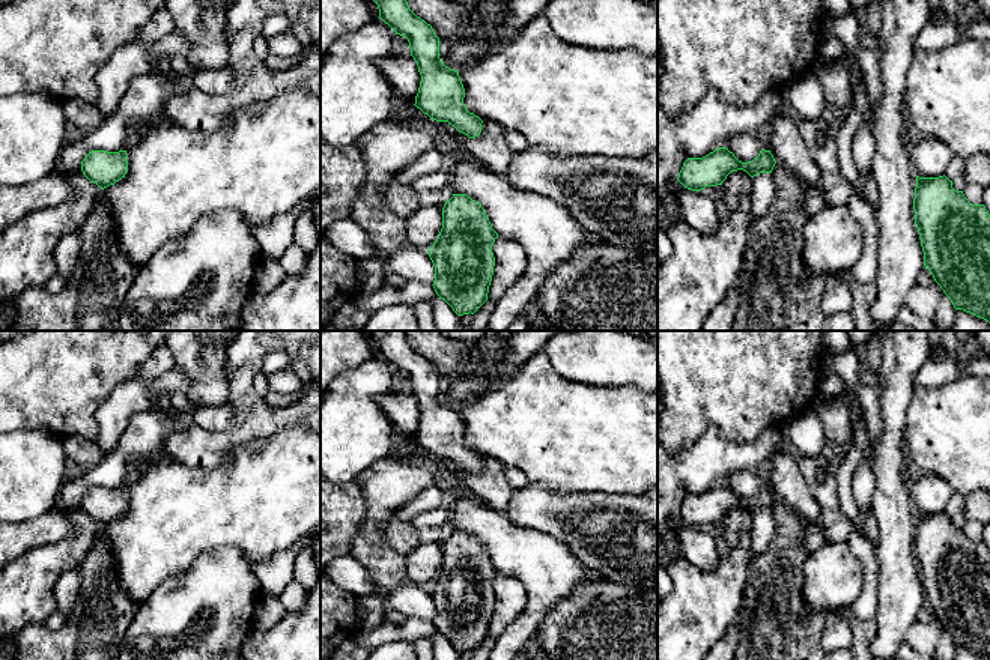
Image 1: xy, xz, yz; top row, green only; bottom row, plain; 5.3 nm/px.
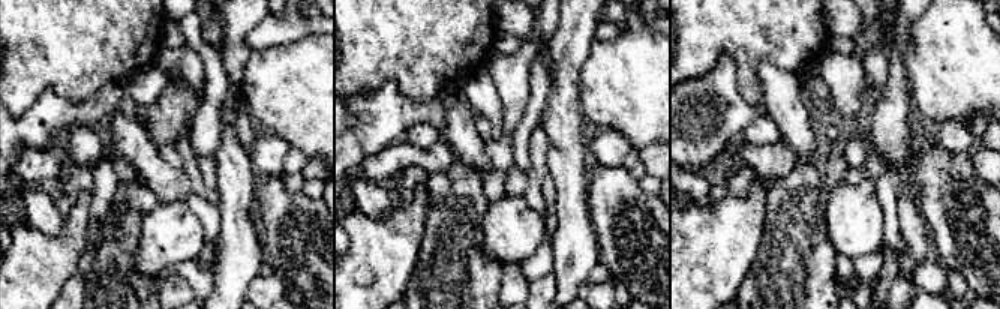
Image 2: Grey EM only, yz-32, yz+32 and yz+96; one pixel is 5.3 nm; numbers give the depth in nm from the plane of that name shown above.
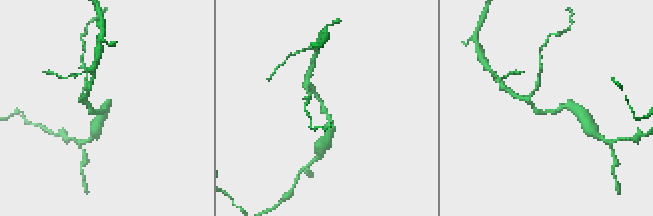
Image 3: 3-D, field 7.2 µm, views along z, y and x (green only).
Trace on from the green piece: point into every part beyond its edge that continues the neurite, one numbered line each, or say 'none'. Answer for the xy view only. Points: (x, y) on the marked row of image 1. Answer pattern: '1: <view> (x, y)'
none

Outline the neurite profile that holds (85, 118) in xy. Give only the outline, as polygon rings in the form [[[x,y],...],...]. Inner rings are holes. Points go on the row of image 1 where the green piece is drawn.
[[[78,99],[65,101],[63,111],[68,123],[77,129],[78,135],[92,132],[104,122],[93,105]]]

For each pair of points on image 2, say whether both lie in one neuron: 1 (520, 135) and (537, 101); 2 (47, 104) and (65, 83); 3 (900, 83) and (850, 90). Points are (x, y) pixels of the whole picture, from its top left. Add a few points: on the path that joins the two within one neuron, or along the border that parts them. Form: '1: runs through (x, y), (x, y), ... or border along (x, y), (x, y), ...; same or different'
1: runs through (525, 126), (534, 110); same
2: border along (90, 96), (69, 101), (47, 89), (26, 111); different
3: border along (868, 104), (865, 111); different

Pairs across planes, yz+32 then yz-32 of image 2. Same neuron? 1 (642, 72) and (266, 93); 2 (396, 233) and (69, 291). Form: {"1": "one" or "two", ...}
{"1": "one", "2": "two"}

